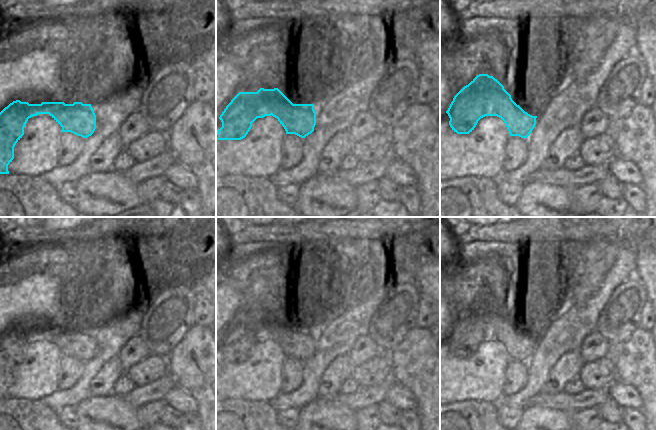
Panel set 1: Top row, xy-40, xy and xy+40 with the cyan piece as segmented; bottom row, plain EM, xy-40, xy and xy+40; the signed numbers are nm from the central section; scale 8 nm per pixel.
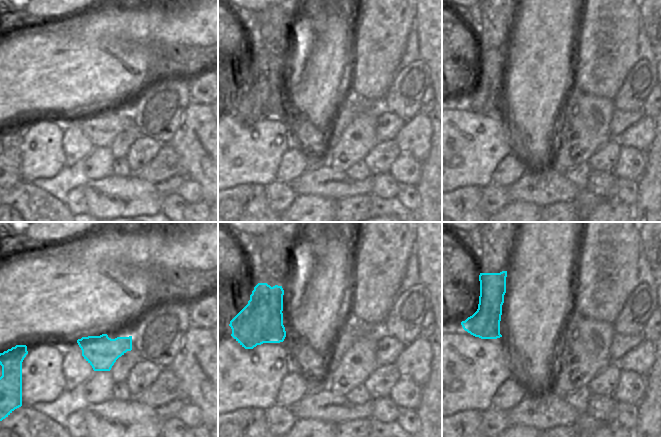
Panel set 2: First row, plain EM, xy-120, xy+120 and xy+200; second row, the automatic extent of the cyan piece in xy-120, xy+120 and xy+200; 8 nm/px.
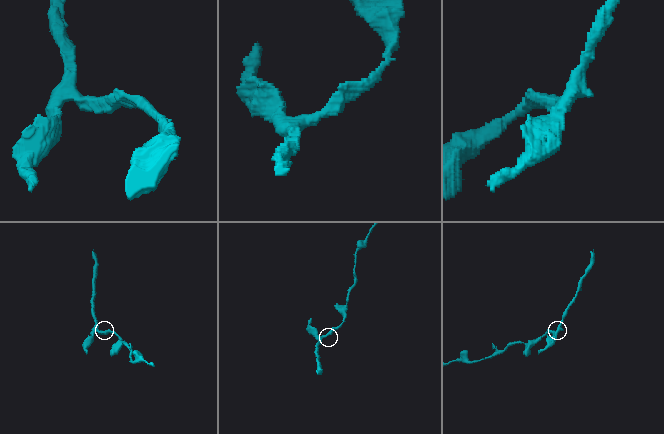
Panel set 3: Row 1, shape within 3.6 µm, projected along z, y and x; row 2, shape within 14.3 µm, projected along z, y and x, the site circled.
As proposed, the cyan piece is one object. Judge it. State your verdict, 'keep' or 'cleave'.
cleave

